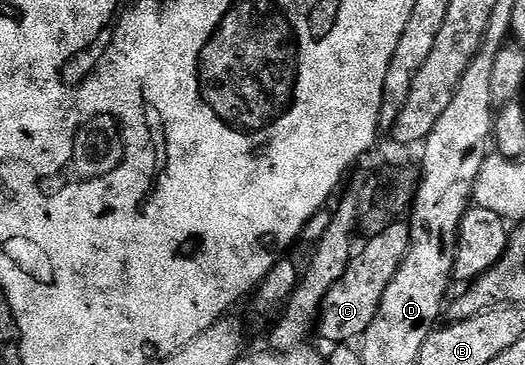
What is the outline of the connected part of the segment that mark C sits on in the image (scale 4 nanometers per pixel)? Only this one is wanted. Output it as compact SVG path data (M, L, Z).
M387 222L366 243L366 248L359 250L348 265L348 273L328 289L328 297L324 297L322 308L316 324L317 334L322 334L330 345L350 345L361 340L362 334L372 325L376 313L380 309L380 301L384 301L384 293L388 285L392 285L392 277L400 269L404 257L410 248L410 225Z

